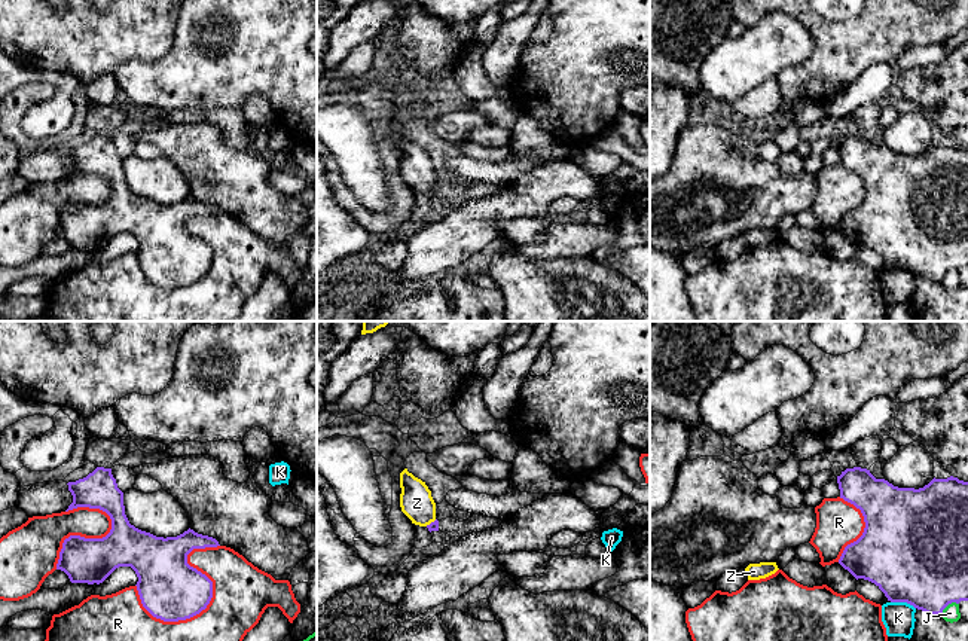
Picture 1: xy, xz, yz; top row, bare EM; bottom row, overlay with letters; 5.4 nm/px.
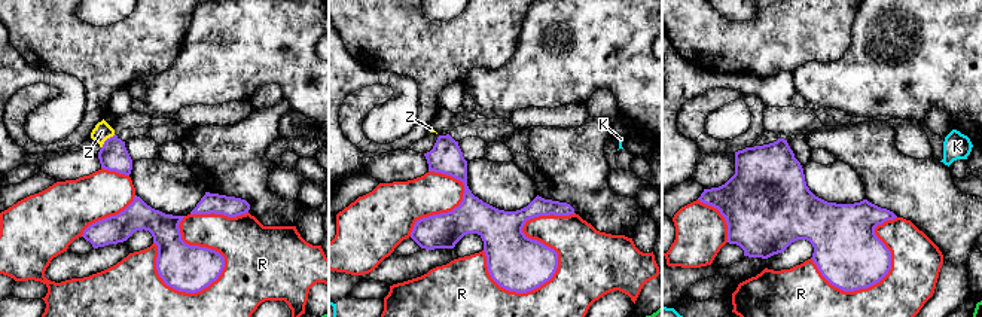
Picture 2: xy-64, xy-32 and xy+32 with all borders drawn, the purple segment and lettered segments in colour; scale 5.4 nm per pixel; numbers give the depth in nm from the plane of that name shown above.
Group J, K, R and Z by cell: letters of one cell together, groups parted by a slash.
J / K / R / Z

